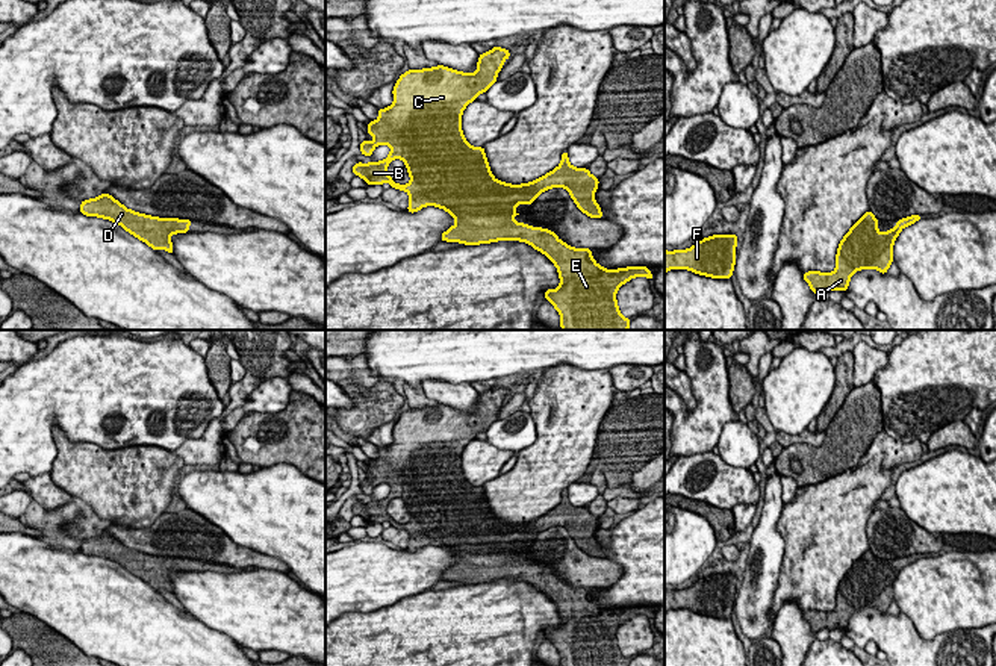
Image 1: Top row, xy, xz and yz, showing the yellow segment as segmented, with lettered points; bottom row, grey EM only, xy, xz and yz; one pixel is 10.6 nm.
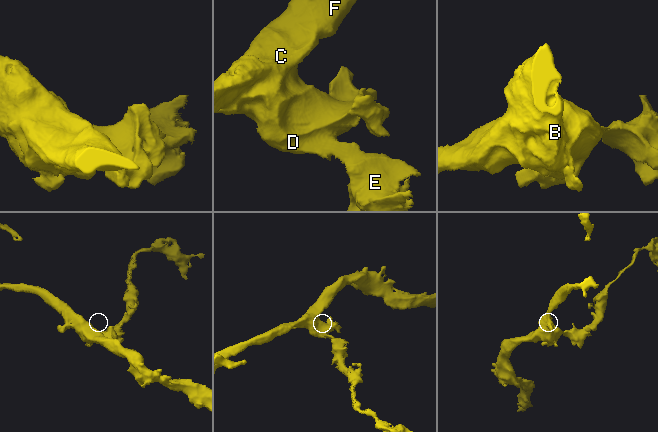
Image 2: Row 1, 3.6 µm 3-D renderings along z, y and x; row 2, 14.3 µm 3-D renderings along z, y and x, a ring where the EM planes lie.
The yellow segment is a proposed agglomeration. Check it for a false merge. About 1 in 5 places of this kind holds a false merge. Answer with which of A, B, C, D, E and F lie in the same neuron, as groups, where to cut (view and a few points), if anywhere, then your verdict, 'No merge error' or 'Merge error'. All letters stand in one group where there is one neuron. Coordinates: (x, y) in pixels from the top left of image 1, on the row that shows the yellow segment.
Groups: A B C D E F. No split. No merge error

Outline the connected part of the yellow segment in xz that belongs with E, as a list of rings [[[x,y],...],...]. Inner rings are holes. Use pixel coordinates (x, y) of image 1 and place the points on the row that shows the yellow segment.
[[[493,47],[478,56],[475,73],[462,73],[444,65],[424,70],[409,70],[401,74],[394,86],[394,103],[378,109],[378,118],[369,121],[368,133],[372,142],[360,142],[360,153],[371,156],[377,145],[386,144],[391,153],[384,160],[353,166],[353,173],[368,185],[391,183],[391,188],[409,194],[407,212],[418,212],[425,206],[447,210],[456,224],[442,233],[440,241],[460,242],[465,245],[489,244],[496,241],[521,241],[543,253],[557,268],[560,285],[545,291],[545,298],[560,313],[563,330],[628,330],[631,319],[624,318],[616,301],[618,289],[628,280],[643,275],[654,279],[646,266],[628,266],[605,269],[595,262],[590,248],[574,248],[557,238],[554,232],[542,227],[525,226],[515,219],[518,204],[531,204],[539,194],[551,188],[565,188],[577,207],[590,218],[602,218],[599,204],[595,201],[598,177],[587,168],[575,168],[569,163],[568,151],[562,153],[562,162],[548,174],[522,185],[510,185],[493,177],[483,147],[472,147],[462,132],[462,114],[478,94],[496,82],[496,76],[510,51]],[[401,159],[410,176],[407,185],[398,185],[388,174],[388,165]]]

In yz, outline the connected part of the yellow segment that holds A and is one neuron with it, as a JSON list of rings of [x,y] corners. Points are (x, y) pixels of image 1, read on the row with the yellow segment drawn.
[[[866,212],[840,241],[833,272],[808,271],[804,280],[811,292],[848,291],[849,280],[860,269],[878,269],[886,274],[893,262],[893,244],[904,227],[922,219],[922,215],[911,215],[896,223],[896,227],[886,233],[878,230],[878,218]]]

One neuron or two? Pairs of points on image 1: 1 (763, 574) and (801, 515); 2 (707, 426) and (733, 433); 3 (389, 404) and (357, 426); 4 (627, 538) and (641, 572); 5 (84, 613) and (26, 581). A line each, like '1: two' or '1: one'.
1: two
2: two
3: one
4: one
5: one

